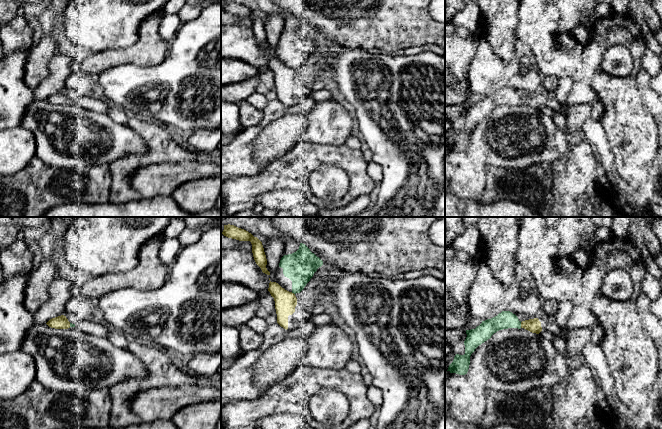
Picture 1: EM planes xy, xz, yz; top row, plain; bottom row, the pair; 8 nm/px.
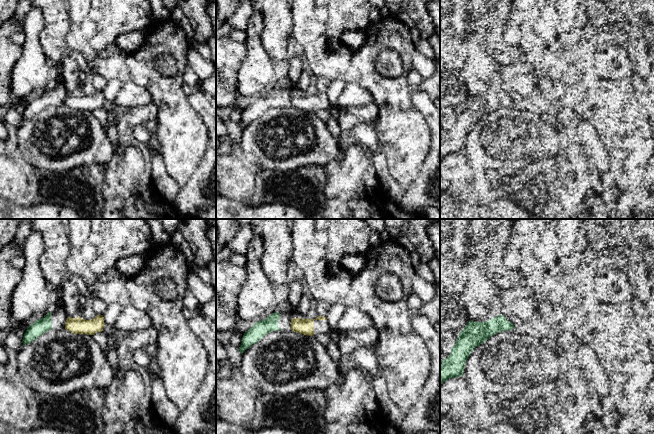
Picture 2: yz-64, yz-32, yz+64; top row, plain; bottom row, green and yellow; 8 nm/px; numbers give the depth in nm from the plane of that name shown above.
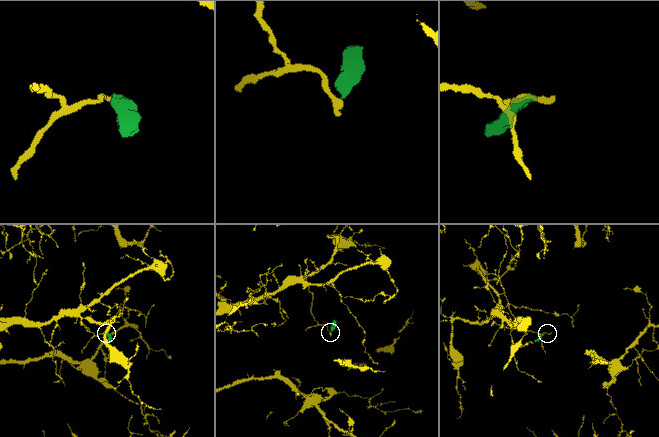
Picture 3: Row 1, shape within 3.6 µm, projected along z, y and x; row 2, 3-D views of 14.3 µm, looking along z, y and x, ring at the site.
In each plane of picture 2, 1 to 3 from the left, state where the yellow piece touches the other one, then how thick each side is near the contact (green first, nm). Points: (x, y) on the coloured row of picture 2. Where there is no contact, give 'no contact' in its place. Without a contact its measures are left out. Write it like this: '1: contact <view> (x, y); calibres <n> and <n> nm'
1: no contact
2: no contact
3: no contact

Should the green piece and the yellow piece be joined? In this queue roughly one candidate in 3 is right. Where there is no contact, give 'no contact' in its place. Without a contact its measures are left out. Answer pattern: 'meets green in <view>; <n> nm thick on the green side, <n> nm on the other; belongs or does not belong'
meets green in yz; 140 nm thick on the green side, 110 nm on the other; does not belong

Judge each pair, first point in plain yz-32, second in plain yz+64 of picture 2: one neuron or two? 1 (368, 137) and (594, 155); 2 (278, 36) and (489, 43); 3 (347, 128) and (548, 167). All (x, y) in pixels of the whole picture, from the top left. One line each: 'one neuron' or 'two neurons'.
1: one neuron
2: one neuron
3: one neuron

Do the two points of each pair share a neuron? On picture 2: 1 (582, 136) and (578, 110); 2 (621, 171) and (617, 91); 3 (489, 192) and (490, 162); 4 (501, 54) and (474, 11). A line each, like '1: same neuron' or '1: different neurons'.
1: different neurons
2: same neuron
3: different neurons
4: same neuron

